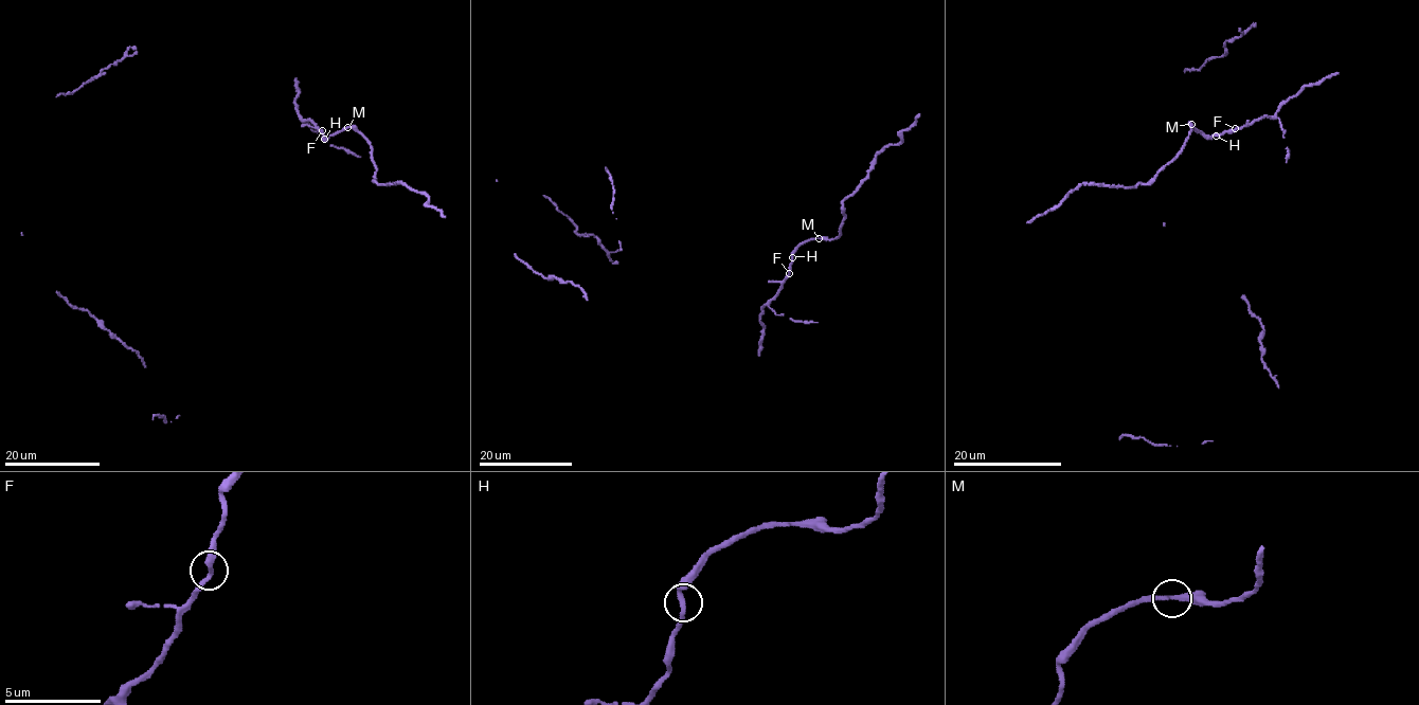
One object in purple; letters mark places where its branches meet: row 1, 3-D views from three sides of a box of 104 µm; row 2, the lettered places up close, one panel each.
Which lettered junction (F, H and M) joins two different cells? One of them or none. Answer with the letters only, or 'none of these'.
none of these

